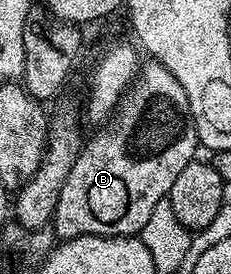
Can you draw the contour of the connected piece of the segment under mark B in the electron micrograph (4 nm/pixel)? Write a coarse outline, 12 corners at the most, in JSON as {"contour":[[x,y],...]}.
{"contour":[[142,64],[84,142],[58,238],[140,234],[197,156],[179,79]]}

